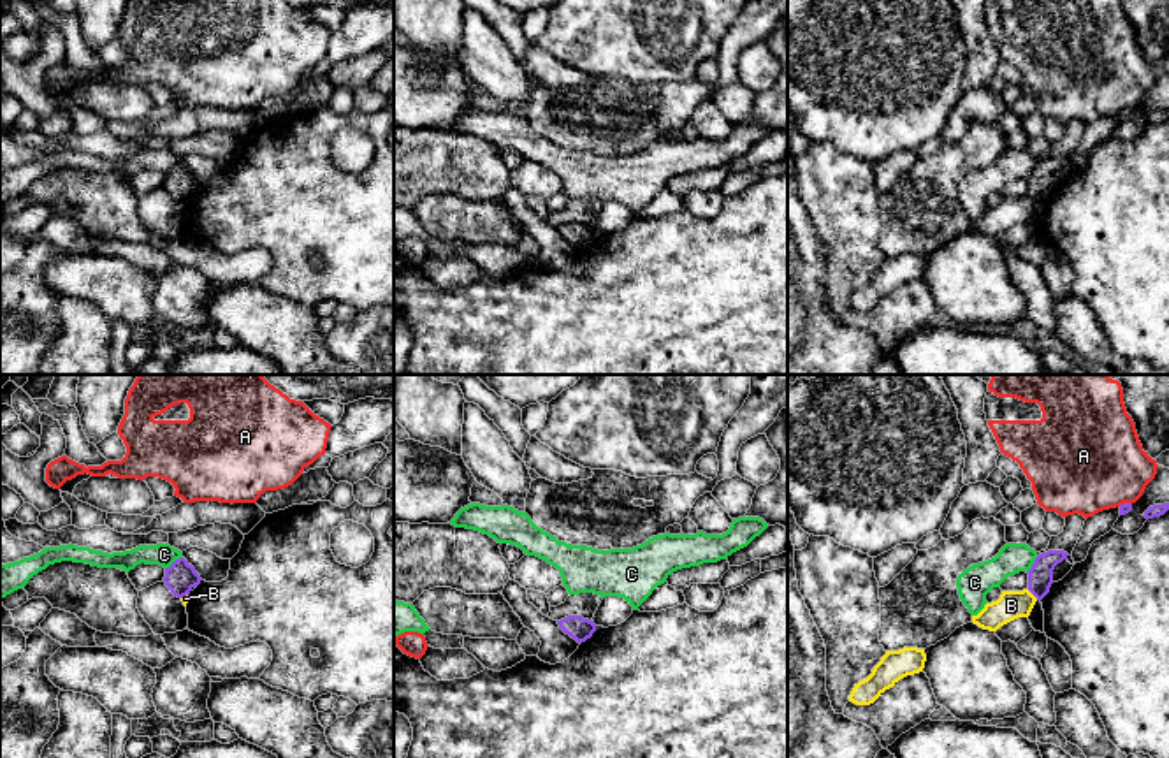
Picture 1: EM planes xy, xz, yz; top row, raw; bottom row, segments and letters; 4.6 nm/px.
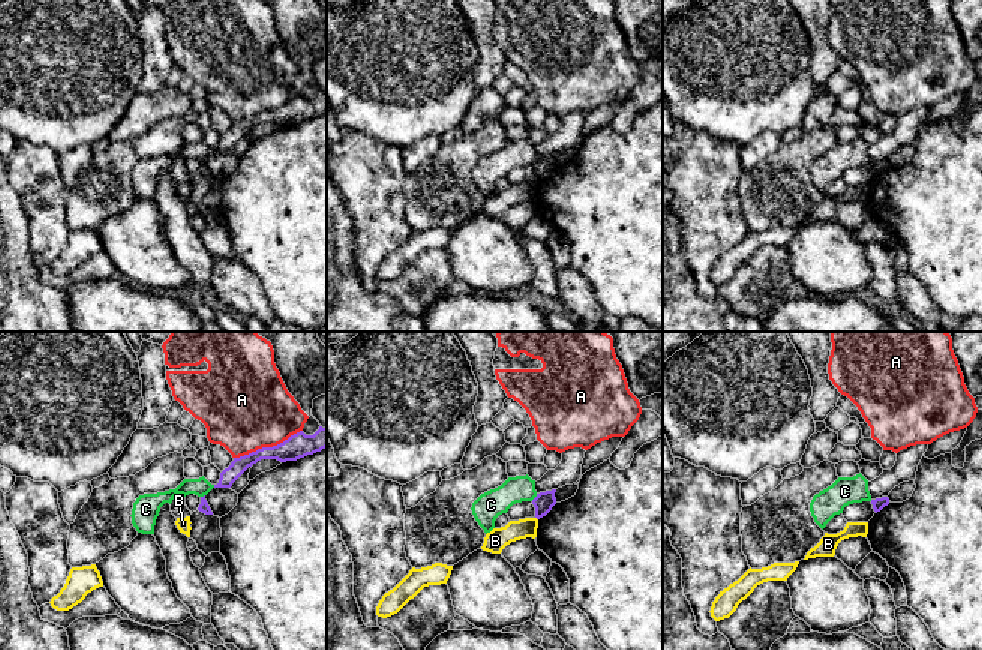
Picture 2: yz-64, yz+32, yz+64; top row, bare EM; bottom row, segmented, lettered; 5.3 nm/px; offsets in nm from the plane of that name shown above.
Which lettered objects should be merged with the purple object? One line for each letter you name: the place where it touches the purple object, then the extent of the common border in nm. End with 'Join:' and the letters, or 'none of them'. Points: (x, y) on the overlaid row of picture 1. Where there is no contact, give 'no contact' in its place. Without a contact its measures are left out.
Join: none of them

